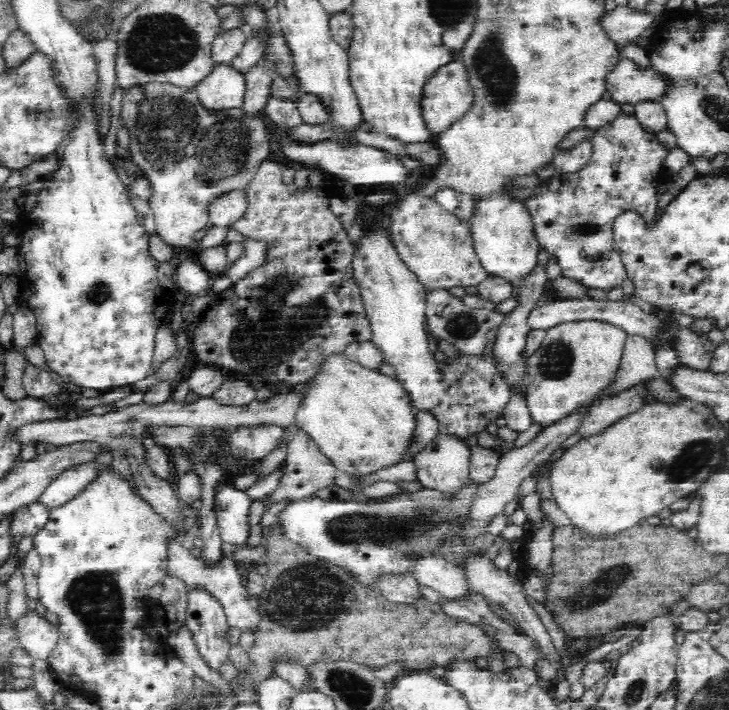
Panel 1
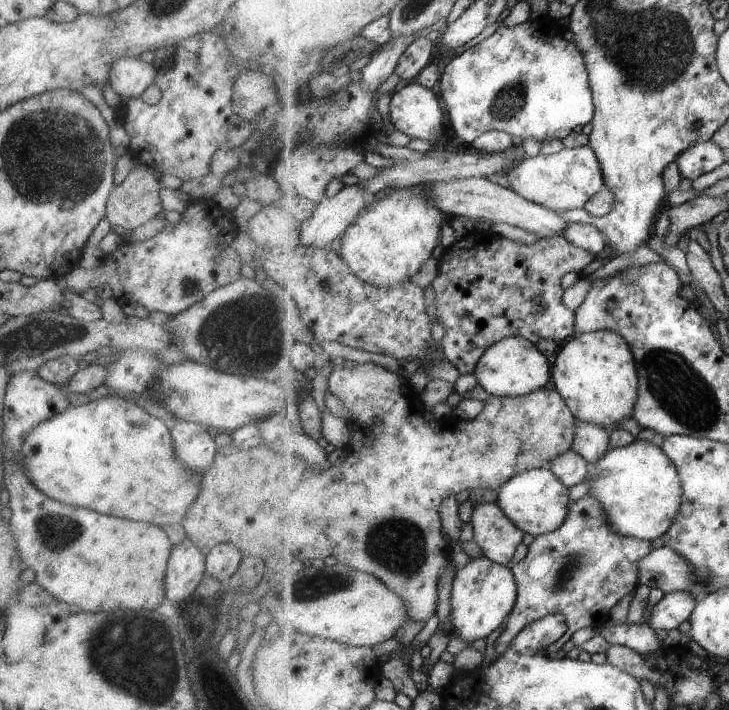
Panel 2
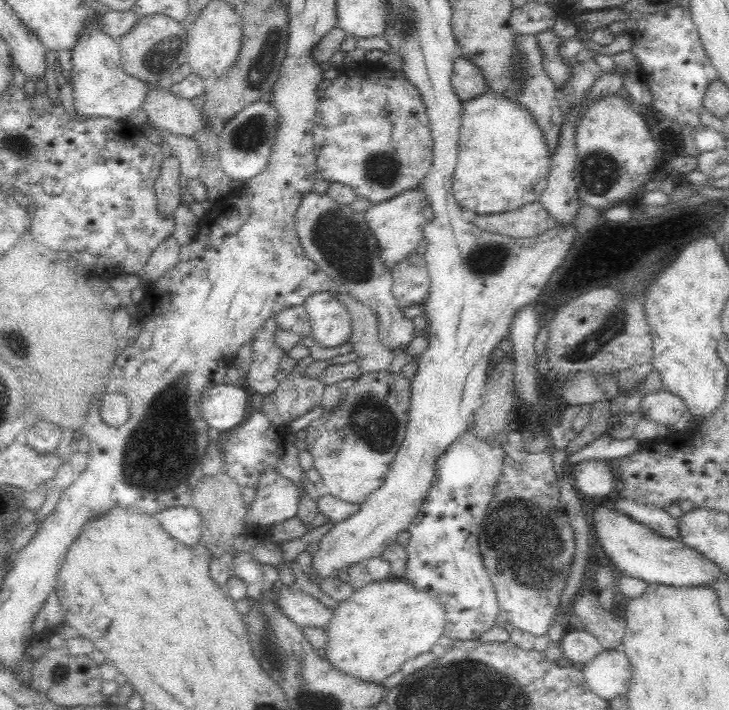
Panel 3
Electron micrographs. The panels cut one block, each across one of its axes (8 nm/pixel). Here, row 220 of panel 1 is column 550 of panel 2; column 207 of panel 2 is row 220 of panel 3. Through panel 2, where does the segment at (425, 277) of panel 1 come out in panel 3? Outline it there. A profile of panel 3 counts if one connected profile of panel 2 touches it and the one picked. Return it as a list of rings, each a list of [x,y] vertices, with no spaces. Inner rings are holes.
[[[538,202],[523,204],[517,209],[509,210],[496,214],[468,214],[463,210],[463,214],[467,215],[467,220],[474,226],[477,226],[484,232],[490,234],[501,234],[502,236],[513,237],[514,240],[528,240],[528,238],[536,238],[544,232],[548,232],[550,228],[554,228],[555,222],[551,220],[548,213],[543,209],[543,206]]]

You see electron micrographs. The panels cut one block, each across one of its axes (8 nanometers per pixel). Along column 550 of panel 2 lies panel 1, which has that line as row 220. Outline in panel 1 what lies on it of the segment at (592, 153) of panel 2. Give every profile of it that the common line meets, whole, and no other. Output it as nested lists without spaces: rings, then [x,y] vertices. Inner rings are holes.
[[[147,82],[125,89],[124,96],[122,96],[122,108],[120,108],[120,126],[122,129],[128,130],[128,136],[130,136],[130,152],[128,152],[128,155],[132,158],[132,162],[142,171],[142,176],[150,183],[152,196],[150,196],[148,204],[152,208],[154,215],[156,234],[172,248],[188,248],[192,244],[195,232],[208,224],[209,206],[214,199],[232,190],[245,190],[250,185],[250,182],[253,182],[262,162],[272,154],[272,144],[276,139],[276,133],[274,133],[271,123],[266,120],[262,113],[254,116],[244,114],[242,108],[209,111],[197,96],[194,88],[176,86],[171,82]]]

